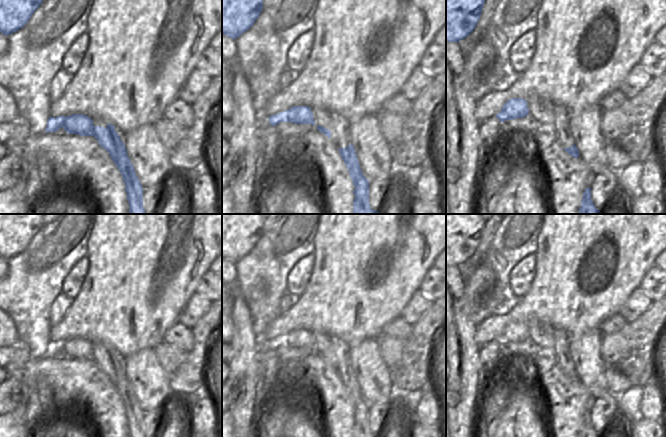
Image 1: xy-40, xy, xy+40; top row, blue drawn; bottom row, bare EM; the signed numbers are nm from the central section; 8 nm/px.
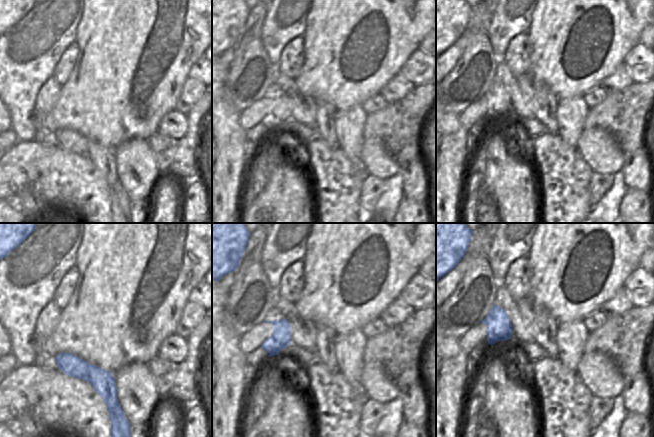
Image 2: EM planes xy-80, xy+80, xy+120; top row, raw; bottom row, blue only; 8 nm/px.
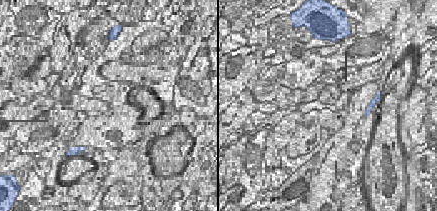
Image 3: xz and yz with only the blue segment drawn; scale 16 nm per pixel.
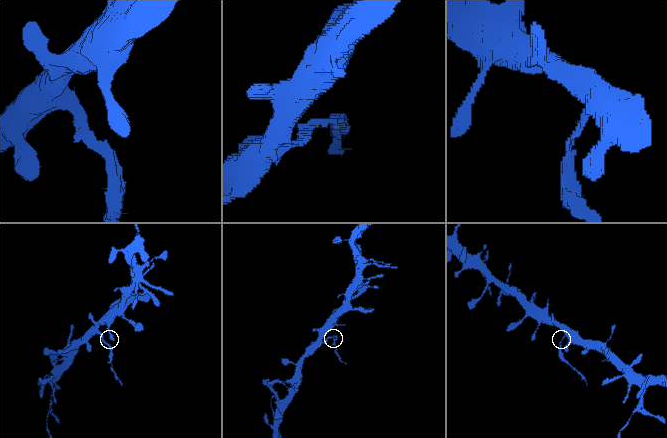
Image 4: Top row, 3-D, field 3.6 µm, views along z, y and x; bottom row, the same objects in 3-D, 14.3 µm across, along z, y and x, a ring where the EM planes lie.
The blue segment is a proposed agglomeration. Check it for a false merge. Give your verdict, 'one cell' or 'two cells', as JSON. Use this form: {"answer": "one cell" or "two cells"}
{"answer": "two cells"}

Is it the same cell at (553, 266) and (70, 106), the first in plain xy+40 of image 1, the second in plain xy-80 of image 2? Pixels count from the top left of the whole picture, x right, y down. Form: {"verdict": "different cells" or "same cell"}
{"verdict": "same cell"}

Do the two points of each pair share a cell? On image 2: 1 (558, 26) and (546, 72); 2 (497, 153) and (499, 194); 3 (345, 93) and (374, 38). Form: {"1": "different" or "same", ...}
{"1": "same", "2": "same", "3": "same"}

